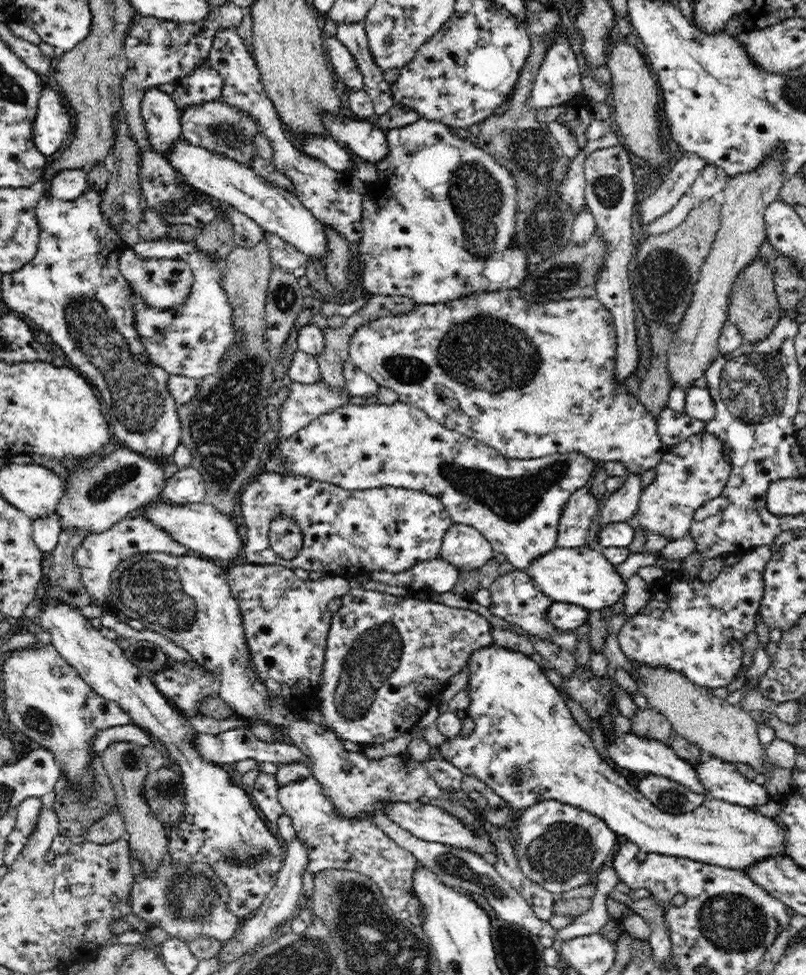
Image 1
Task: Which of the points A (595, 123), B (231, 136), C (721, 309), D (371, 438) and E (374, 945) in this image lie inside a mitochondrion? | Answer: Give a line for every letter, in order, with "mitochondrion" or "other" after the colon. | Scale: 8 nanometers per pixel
A: other
B: mitochondrion
C: other
D: other
E: mitochondrion

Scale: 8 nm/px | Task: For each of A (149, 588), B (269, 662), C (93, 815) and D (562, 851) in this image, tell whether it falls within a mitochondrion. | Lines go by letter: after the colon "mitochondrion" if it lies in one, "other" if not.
A: mitochondrion
B: other
C: other
D: mitochondrion

